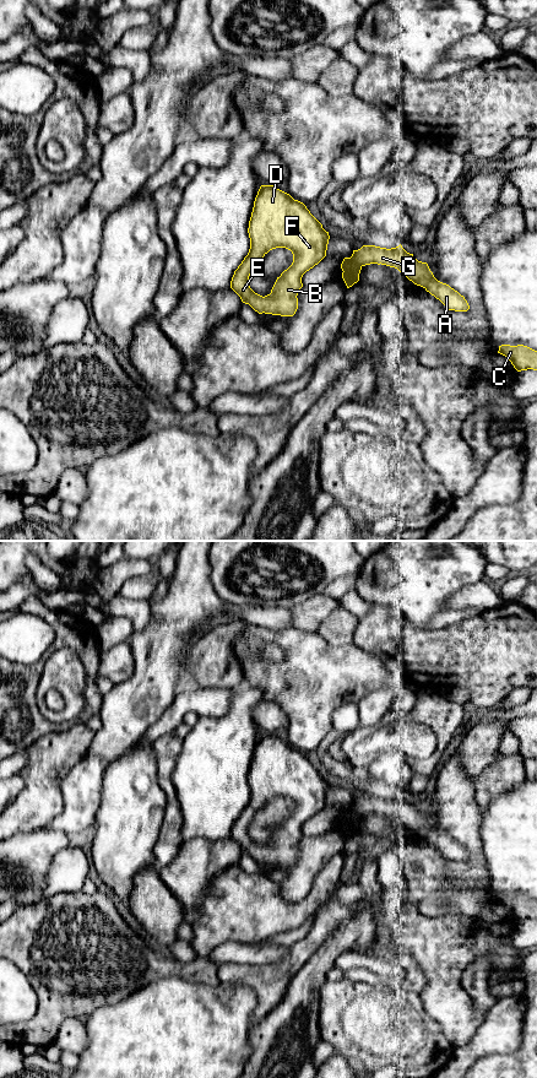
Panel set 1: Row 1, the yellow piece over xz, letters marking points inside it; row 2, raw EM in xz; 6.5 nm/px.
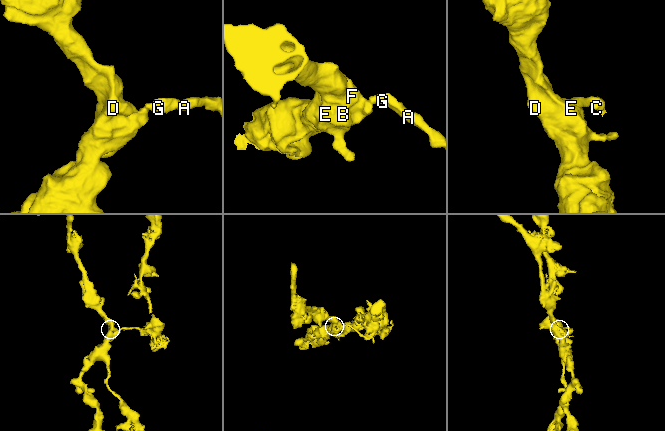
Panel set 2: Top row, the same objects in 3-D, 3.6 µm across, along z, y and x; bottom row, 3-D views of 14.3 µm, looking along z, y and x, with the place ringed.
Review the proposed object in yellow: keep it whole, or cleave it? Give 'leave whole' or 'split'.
split

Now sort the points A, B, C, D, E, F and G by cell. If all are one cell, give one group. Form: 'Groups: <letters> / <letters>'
Groups: A C G / B D E F

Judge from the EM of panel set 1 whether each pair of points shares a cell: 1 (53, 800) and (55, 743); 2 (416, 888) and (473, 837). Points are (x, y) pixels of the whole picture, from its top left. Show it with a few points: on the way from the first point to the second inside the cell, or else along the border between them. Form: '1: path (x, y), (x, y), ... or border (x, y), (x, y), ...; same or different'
1: path (52, 786), (52, 757); same
2: path (435, 871), (461, 871), (473, 856); same

